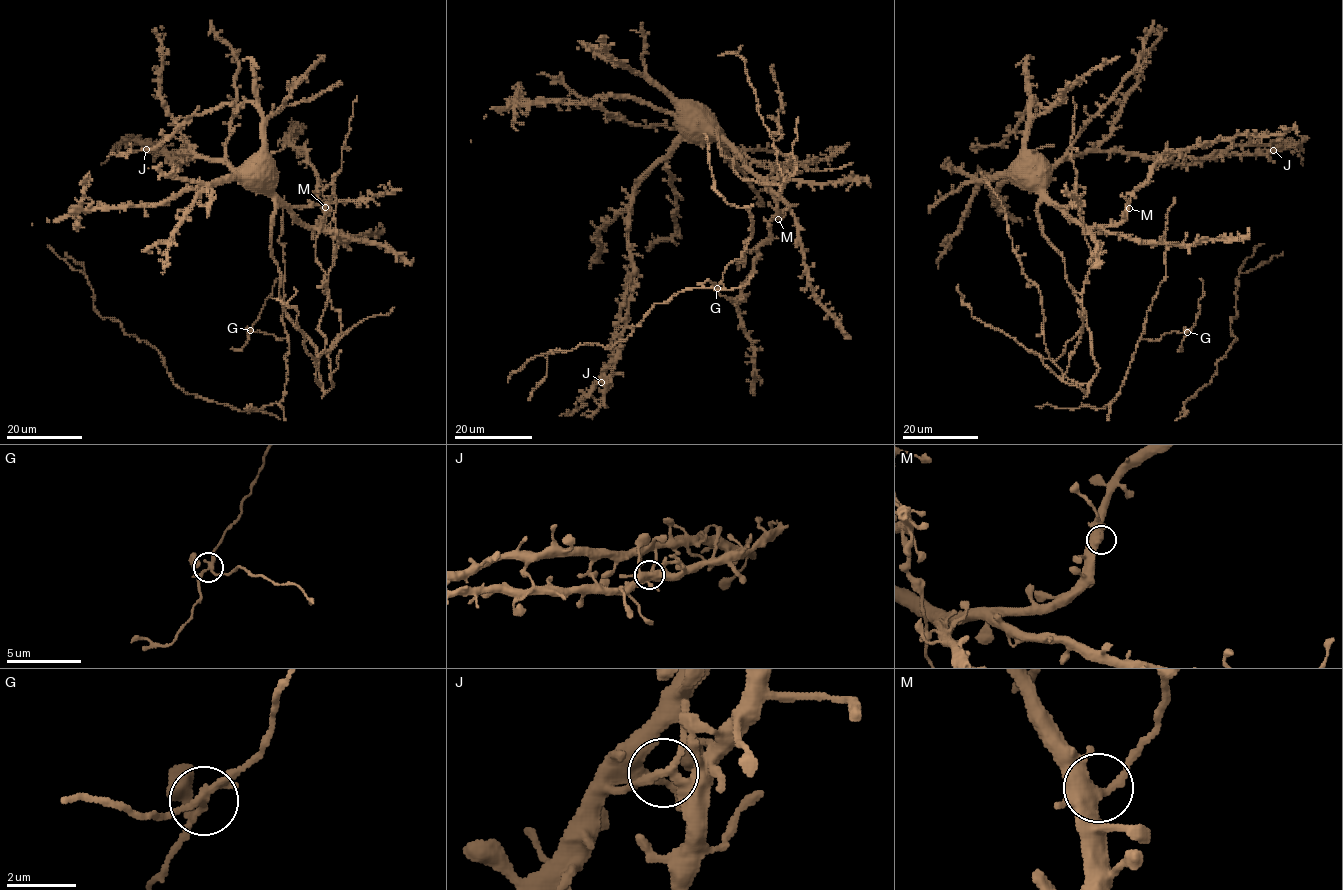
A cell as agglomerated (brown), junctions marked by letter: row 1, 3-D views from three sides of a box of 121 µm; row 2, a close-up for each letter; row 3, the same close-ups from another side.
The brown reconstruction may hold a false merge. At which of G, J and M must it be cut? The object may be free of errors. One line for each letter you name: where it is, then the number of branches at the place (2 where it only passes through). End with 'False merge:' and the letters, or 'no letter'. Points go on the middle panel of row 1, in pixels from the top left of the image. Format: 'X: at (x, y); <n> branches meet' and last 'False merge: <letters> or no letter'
G: at (717, 288); 4 branches meet
False merge: G

